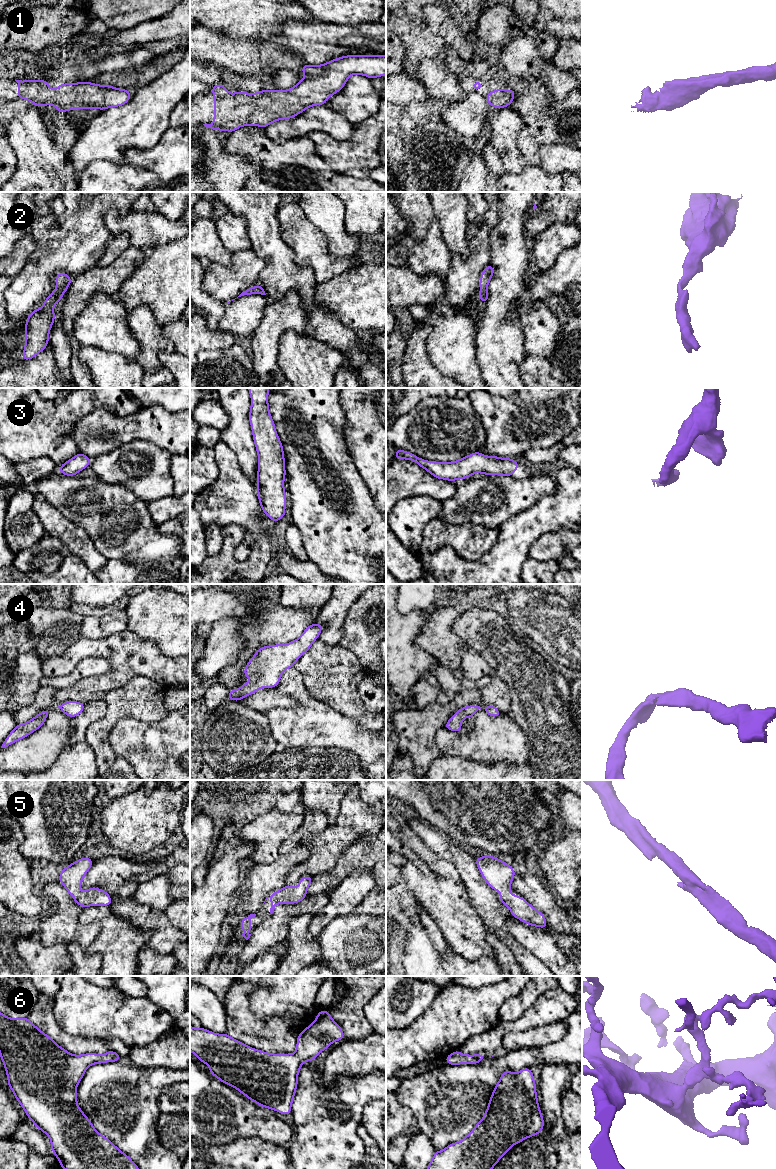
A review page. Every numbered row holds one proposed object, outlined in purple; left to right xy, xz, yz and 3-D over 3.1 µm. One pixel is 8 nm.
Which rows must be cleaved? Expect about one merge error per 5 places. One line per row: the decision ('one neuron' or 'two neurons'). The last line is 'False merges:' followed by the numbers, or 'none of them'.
1: one neuron
2: one neuron
3: one neuron
4: one neuron
5: one neuron
6: one neuron
False merges: none of them

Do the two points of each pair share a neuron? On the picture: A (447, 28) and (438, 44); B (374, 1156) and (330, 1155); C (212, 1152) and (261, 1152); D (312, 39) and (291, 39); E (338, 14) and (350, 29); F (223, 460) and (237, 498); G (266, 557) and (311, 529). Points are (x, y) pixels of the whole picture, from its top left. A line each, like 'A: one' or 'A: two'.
A: two
B: two
C: one
D: one
E: two
F: one
G: two

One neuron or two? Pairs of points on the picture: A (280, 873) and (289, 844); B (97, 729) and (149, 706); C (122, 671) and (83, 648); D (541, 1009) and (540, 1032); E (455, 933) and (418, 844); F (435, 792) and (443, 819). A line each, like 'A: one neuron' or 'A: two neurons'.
A: two neurons
B: one neuron
C: one neuron
D: two neurons
E: one neuron
F: one neuron

